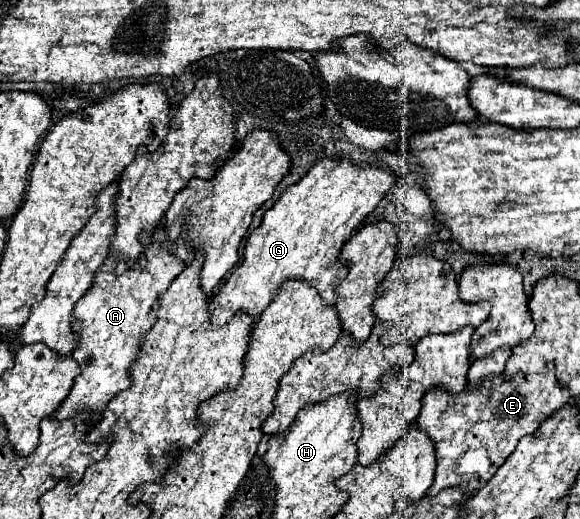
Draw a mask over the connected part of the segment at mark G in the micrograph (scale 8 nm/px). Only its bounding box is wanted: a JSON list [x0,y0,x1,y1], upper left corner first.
[209,157,397,325]

